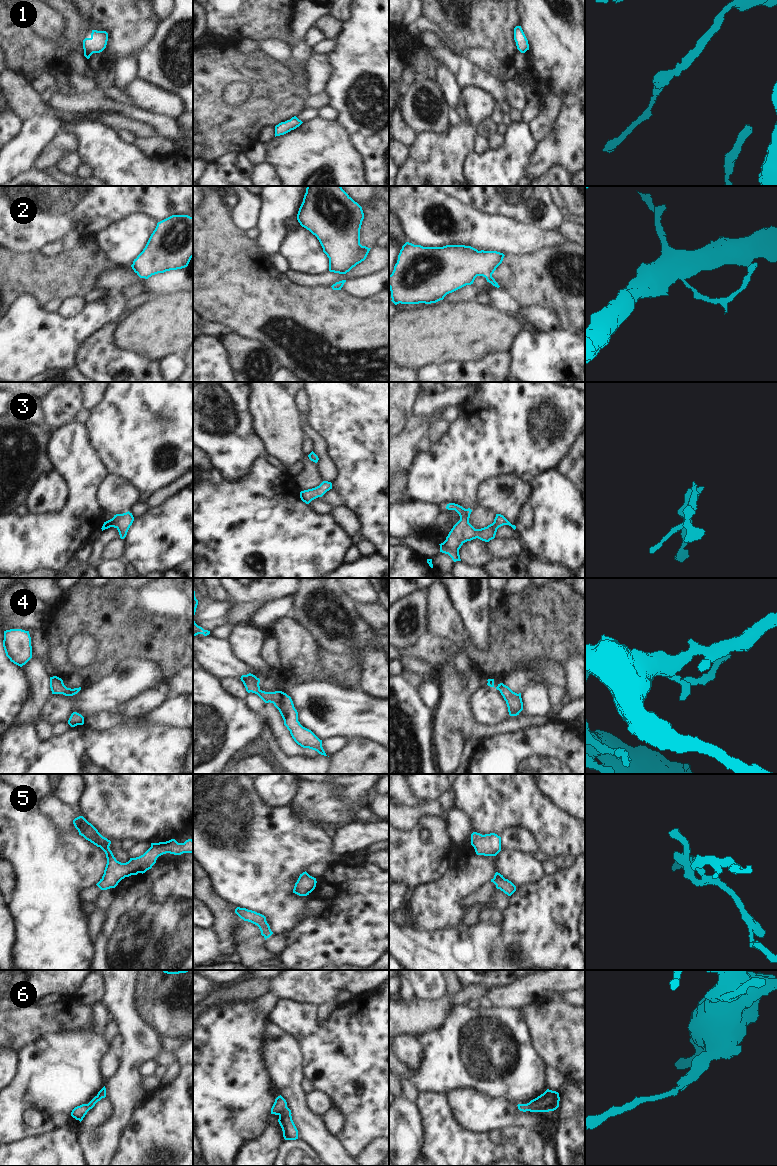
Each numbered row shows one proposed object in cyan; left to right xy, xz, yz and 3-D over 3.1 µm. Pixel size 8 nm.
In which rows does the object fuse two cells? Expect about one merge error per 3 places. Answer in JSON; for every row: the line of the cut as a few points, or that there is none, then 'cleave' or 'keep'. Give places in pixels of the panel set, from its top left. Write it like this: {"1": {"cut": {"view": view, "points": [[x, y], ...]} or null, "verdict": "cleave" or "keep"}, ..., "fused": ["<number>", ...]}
{"1": {"cut": null, "verdict": "keep"}, "2": {"cut": null, "verdict": "keep"}, "3": {"cut": null, "verdict": "keep"}, "4": {"cut": null, "verdict": "keep"}, "5": {"cut": null, "verdict": "keep"}, "6": {"cut": null, "verdict": "keep"}, "fused": []}

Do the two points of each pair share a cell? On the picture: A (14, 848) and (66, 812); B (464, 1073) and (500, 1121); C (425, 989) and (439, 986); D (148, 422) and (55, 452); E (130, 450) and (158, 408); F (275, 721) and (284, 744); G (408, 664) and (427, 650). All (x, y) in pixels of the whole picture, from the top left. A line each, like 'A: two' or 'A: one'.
A: two
B: two
C: one
D: two
E: one
F: one
G: two

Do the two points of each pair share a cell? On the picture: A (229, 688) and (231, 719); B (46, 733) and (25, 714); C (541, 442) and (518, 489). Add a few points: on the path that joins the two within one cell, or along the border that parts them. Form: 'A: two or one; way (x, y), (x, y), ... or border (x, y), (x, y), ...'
A: two; border (219, 680), (219, 685), (227, 693), (243, 700)
B: two; border (37, 721), (34, 724)
C: two; border (499, 474), (515, 474), (529, 483)

